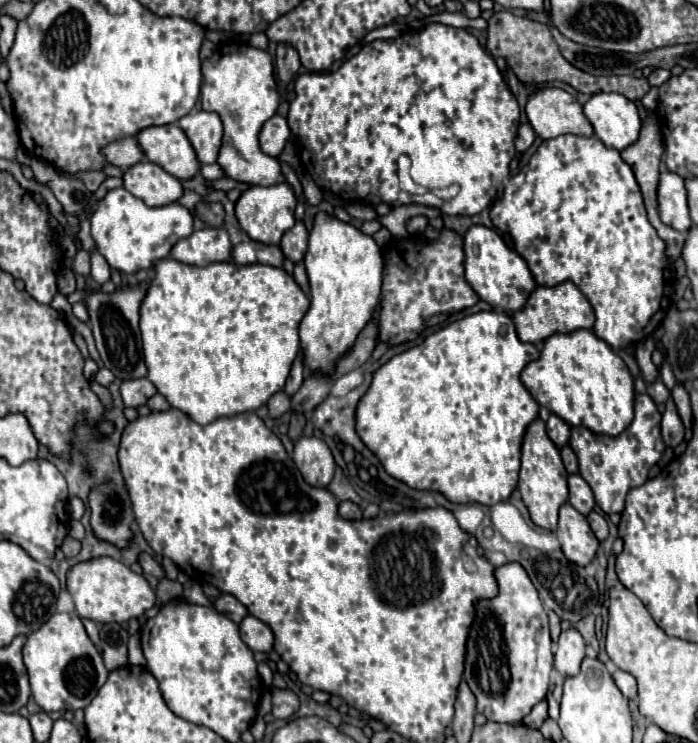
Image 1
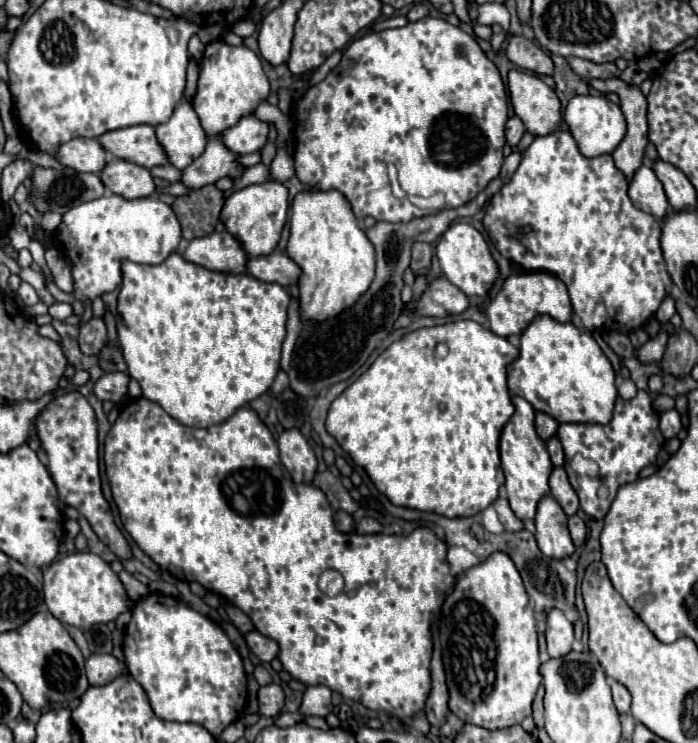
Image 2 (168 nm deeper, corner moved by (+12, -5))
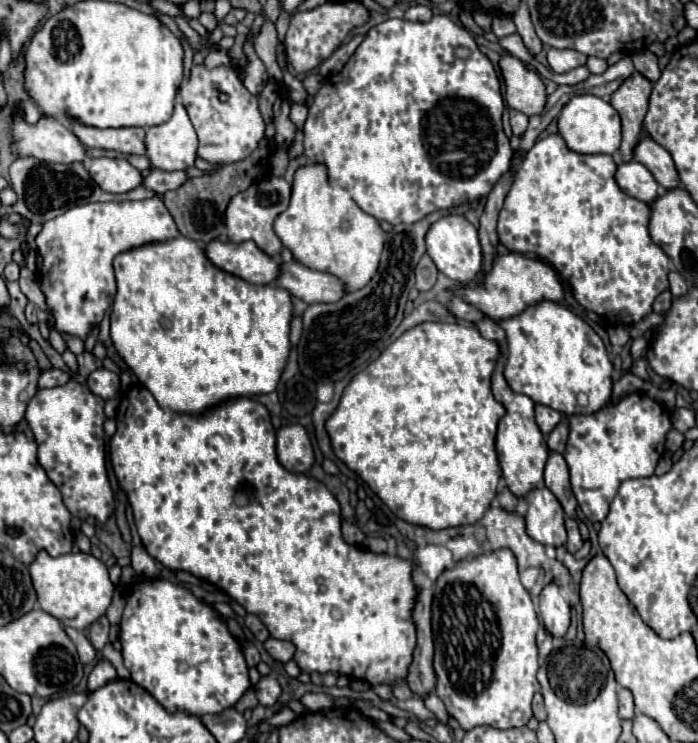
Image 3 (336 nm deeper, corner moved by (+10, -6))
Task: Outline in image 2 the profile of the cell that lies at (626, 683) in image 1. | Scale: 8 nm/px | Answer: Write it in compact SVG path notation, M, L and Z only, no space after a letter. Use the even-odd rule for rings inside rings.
M610 682L610 686L612 686L612 694L614 694L614 704L616 704L616 708L618 708L618 712L620 714L626 714L626 712L630 712L630 692L620 684L620 682Z

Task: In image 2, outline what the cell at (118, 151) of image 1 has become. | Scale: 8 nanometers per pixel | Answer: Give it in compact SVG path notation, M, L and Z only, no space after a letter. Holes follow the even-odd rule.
M72 138L56 148L54 158L66 168L94 174L98 174L106 164L106 152L94 138Z

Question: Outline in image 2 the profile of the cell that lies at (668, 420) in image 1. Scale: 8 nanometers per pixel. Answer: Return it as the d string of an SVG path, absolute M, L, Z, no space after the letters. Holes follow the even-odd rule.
M668 410L668 412L660 414L660 430L662 430L666 440L674 438L682 430L682 422L680 422L678 410Z

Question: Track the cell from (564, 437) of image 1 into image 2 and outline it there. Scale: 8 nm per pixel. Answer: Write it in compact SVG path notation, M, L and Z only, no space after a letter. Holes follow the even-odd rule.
M536 412L536 432L542 440L550 440L556 434L556 430L558 430L558 422L552 416L544 412Z

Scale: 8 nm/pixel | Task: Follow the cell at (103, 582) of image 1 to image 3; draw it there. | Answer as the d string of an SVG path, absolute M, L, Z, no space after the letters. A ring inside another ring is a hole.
M42 551L30 565L30 575L42 611L54 615L64 627L74 627L80 631L88 629L94 621L106 615L112 603L114 585L108 577L108 567L90 553L78 551L60 557L50 557Z

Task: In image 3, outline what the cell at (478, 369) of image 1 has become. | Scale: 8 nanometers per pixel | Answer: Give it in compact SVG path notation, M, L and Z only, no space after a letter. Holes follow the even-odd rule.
M420 323L400 335L390 347L382 351L382 355L370 363L364 371L360 371L344 389L336 411L326 421L326 431L332 441L332 449L340 461L344 461L354 473L358 473L370 489L390 507L390 511L414 525L424 525L430 529L446 529L446 527L460 527L476 523L484 511L490 507L492 499L496 497L498 481L500 481L500 463L496 455L496 425L500 417L504 417L506 409L494 399L492 395L492 373L500 359L500 345L496 341L484 339L476 327L466 327L460 323Z

